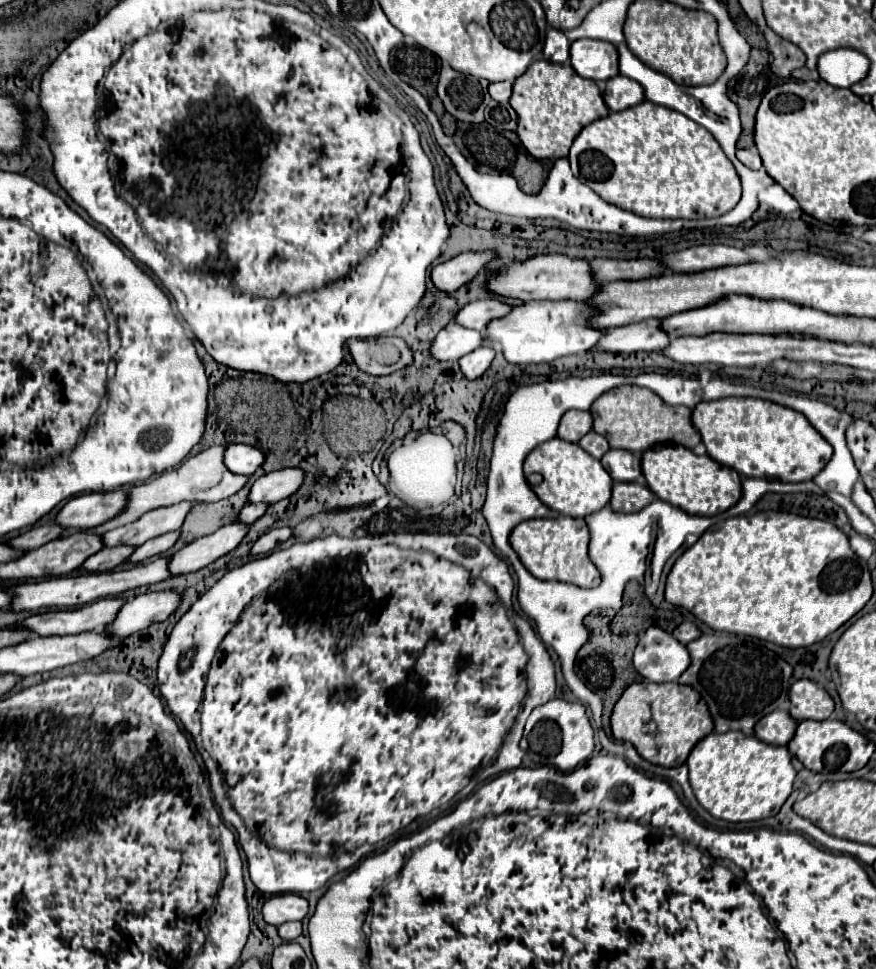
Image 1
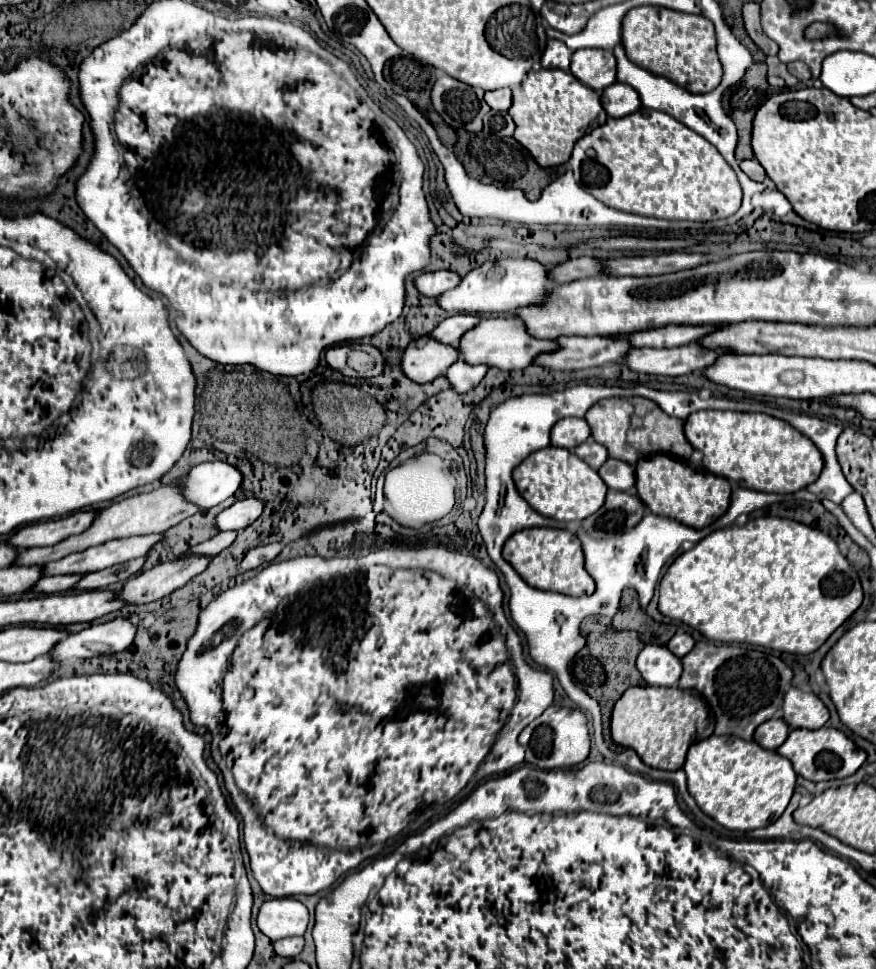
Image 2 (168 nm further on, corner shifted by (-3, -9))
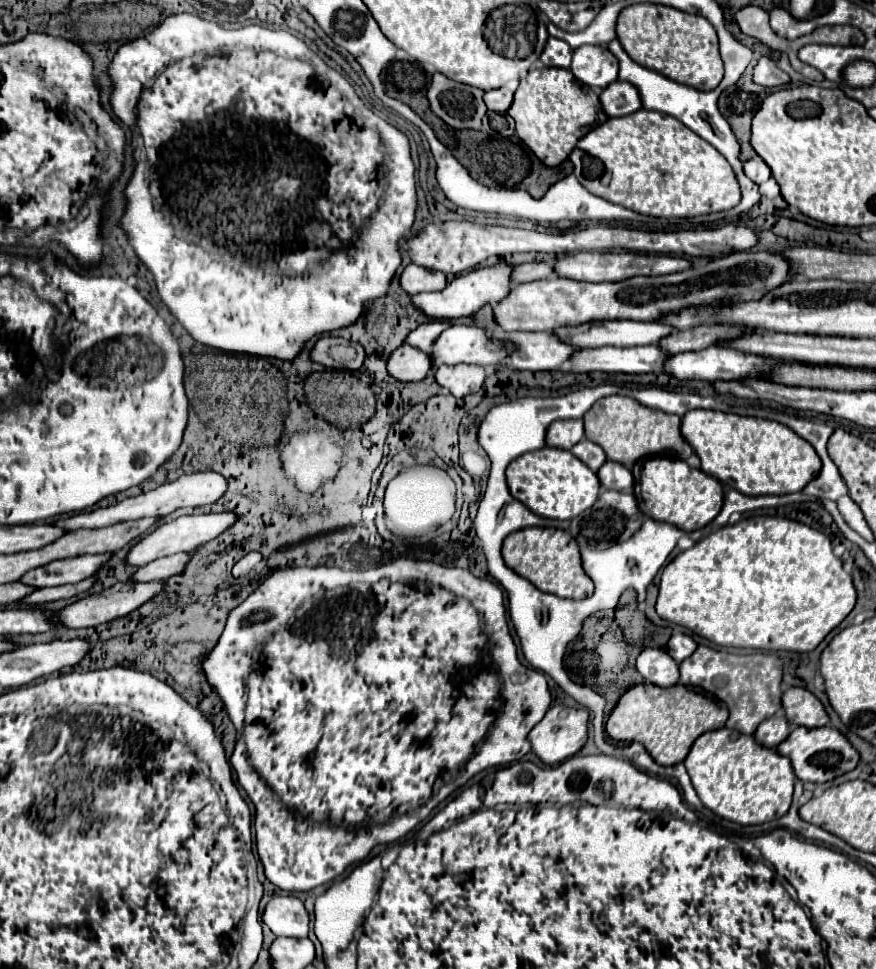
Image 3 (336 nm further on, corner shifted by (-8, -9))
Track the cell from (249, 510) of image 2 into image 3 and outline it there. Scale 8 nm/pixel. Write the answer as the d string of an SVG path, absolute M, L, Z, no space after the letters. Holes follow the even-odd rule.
M210 512L210 514L202 514L202 516L180 516L174 522L166 522L160 524L152 534L148 534L142 542L138 542L130 554L128 554L128 562L134 566L144 566L156 558L162 556L170 556L176 552L190 552L200 548L202 544L214 540L220 536L220 532L226 532L230 526L234 526L240 520L240 516L236 512Z

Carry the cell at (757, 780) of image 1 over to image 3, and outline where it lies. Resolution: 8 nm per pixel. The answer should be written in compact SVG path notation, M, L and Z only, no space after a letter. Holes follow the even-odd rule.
M730 728L706 732L692 744L684 766L702 804L728 822L742 826L766 824L790 810L796 780L790 760L776 750L760 746L752 736Z

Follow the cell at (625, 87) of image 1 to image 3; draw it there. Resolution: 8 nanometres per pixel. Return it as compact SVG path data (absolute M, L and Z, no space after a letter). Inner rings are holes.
M620 80L604 88L604 92L600 94L600 102L608 116L628 116L642 108L638 90L630 82L620 82Z

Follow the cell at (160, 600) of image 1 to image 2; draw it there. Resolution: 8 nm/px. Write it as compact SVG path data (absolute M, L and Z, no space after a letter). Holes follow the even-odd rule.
M119 616L107 624L89 626L77 634L69 634L57 642L57 646L49 652L49 658L65 662L71 658L95 658L101 654L121 652L133 644L135 630L135 624Z

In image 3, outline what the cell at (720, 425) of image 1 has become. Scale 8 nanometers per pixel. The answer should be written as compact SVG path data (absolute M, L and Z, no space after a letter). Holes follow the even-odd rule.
M690 410L682 418L682 436L698 454L706 474L748 496L802 492L822 470L816 450L794 430L774 420Z

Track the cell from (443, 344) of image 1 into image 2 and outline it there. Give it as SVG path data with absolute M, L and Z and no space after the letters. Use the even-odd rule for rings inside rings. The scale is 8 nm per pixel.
M423 336L413 340L413 344L403 350L401 370L409 376L409 380L425 384L441 376L457 358L459 352L455 346L437 344L437 340Z

